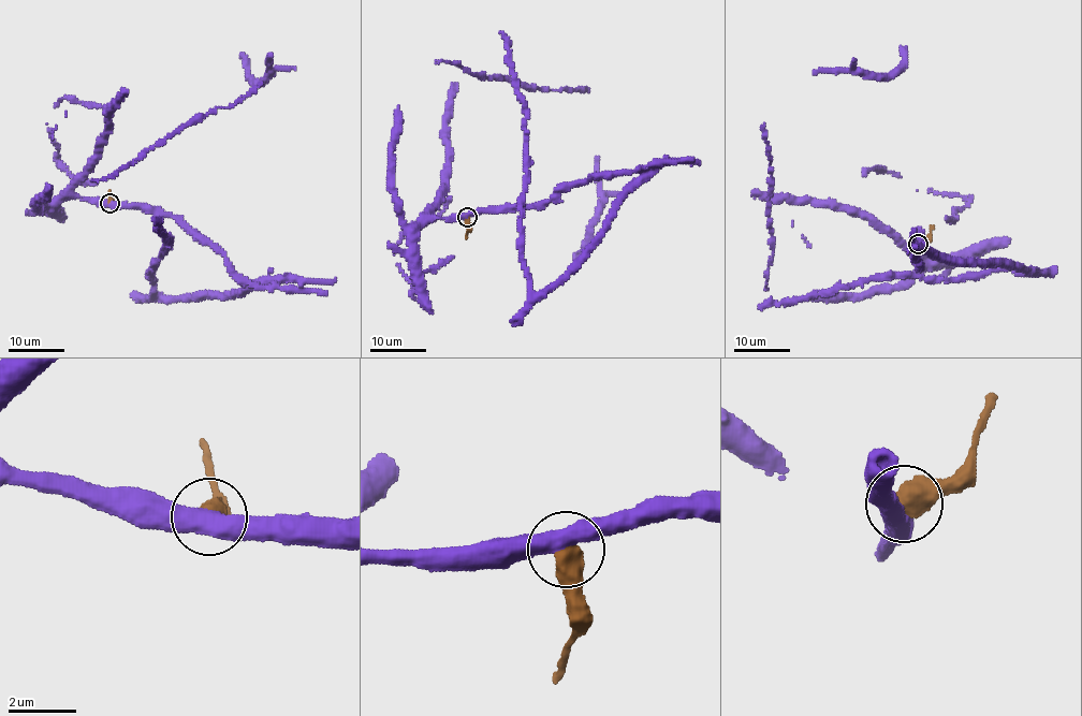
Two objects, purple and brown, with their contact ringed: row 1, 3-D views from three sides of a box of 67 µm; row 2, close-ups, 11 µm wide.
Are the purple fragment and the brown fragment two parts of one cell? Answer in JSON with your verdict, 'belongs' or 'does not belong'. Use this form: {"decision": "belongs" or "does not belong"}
{"decision": "belongs"}

